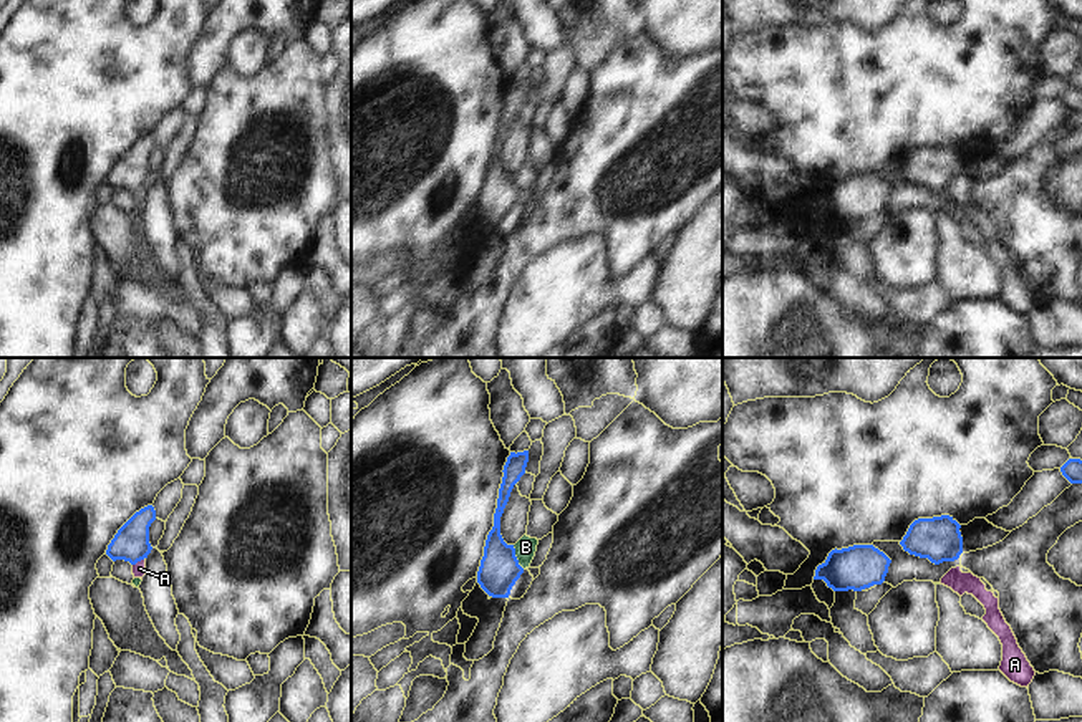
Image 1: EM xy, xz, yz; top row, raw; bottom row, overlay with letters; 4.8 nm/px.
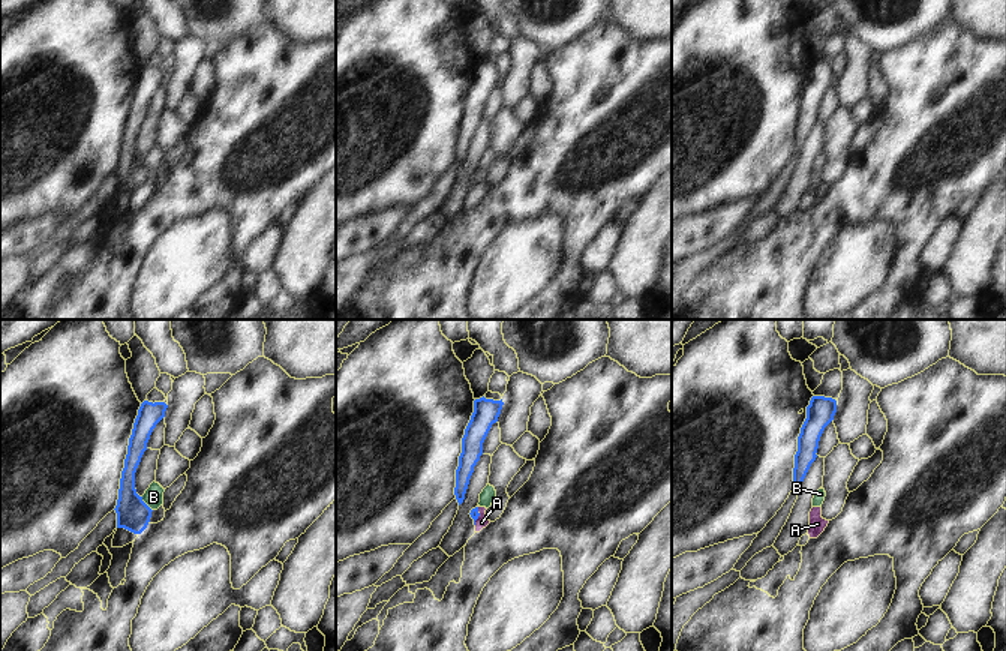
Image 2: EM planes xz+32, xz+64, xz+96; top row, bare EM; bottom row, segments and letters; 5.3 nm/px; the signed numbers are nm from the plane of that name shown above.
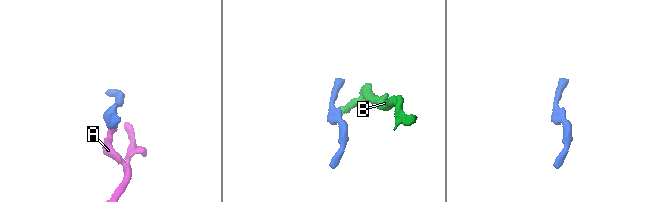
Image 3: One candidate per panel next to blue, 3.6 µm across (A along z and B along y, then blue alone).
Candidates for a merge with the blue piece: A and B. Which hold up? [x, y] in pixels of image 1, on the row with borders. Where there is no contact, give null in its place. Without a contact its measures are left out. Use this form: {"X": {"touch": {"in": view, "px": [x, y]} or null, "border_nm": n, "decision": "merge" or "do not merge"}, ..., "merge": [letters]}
{"A": {"touch": {"in": "xy", "px": [138, 560]}, "border_nm": 80, "decision": "merge"}, "B": {"touch": {"in": "xz", "px": [516, 557]}, "border_nm": 130, "decision": "do not merge"}, "merge": ["A"]}

